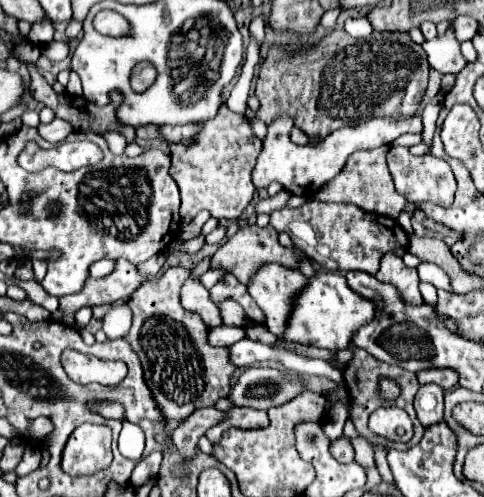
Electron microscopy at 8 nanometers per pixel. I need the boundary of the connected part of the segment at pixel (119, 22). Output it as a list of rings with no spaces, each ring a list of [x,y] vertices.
[[[102,10],[96,18],[94,18],[94,26],[98,32],[102,34],[110,34],[110,36],[122,36],[124,32],[128,32],[128,22],[112,12],[112,10]]]

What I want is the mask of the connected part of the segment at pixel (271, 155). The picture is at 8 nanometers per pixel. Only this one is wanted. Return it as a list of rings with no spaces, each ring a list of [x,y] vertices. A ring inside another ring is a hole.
[[[280,116],[280,120],[274,120],[268,126],[268,136],[264,140],[262,154],[258,156],[256,168],[252,172],[254,186],[268,188],[272,182],[280,182],[290,194],[306,196],[312,198],[326,182],[330,182],[336,174],[342,172],[348,156],[356,150],[370,150],[374,146],[390,146],[398,136],[404,132],[422,132],[422,120],[420,116],[412,116],[408,120],[392,120],[392,118],[372,118],[364,124],[358,126],[348,126],[332,132],[326,136],[320,144],[316,146],[298,146],[290,140],[290,130],[292,130],[292,120],[288,116]],[[336,172],[336,174],[334,174]]]

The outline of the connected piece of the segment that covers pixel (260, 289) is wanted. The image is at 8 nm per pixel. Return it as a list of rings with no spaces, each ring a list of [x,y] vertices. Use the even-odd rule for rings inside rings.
[[[266,264],[256,274],[256,280],[248,286],[250,296],[262,308],[266,318],[266,328],[280,336],[288,318],[294,310],[294,300],[308,286],[308,278],[302,272],[288,272],[288,268],[280,268],[280,264]]]

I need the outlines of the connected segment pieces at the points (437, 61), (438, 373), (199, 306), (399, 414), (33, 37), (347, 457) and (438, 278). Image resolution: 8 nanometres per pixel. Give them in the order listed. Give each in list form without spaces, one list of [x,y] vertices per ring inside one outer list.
[[[448,24],[448,30],[443,36],[426,40],[422,48],[428,54],[429,65],[440,74],[458,74],[466,66],[466,60],[460,54],[460,42],[454,36],[452,24]]]
[[[424,370],[424,372],[418,372],[418,382],[420,384],[434,382],[440,388],[450,390],[450,388],[454,388],[458,384],[458,376],[452,370]]]
[[[190,276],[184,282],[182,288],[182,302],[186,308],[190,308],[190,312],[196,312],[204,318],[204,322],[208,326],[220,326],[222,318],[217,306],[210,300],[209,291],[202,286],[202,282],[194,276]]]
[[[396,406],[379,408],[370,415],[368,424],[374,434],[386,436],[392,442],[408,442],[412,438],[412,420]]]
[[[46,18],[46,20],[40,22],[40,24],[32,24],[32,32],[30,32],[26,38],[28,38],[32,44],[42,46],[42,44],[52,42],[52,34],[54,34],[52,22]]]
[[[344,434],[338,440],[330,442],[330,452],[340,462],[352,462],[354,460],[354,446],[348,440],[348,436],[344,436]]]
[[[420,262],[420,264],[418,264],[418,274],[420,274],[420,280],[422,280],[422,282],[430,282],[430,284],[434,284],[436,288],[450,290],[450,280],[448,280],[448,276],[446,276],[436,264]]]

